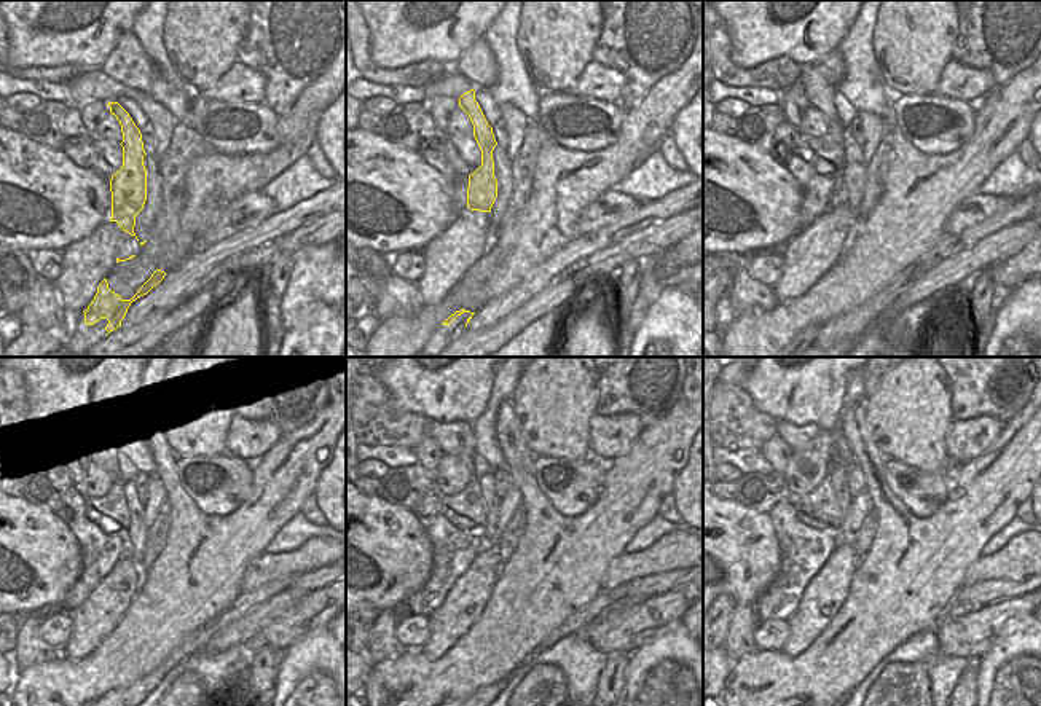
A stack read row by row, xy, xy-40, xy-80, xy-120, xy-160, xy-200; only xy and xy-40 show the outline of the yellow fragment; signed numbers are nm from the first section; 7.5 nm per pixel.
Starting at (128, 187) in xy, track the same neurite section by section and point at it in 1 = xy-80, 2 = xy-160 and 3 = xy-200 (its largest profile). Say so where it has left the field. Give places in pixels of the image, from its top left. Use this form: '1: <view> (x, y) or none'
1: xy-80 (818, 91)
2: xy-160 (445, 434)
3: xy-200 (797, 437)

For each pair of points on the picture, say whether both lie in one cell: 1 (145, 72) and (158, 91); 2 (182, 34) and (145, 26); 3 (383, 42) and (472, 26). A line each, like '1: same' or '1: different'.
1: different
2: different
3: same

